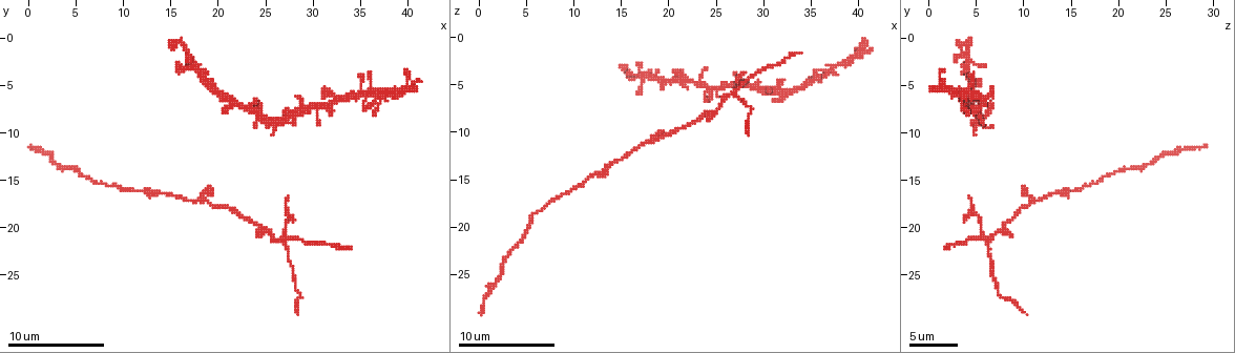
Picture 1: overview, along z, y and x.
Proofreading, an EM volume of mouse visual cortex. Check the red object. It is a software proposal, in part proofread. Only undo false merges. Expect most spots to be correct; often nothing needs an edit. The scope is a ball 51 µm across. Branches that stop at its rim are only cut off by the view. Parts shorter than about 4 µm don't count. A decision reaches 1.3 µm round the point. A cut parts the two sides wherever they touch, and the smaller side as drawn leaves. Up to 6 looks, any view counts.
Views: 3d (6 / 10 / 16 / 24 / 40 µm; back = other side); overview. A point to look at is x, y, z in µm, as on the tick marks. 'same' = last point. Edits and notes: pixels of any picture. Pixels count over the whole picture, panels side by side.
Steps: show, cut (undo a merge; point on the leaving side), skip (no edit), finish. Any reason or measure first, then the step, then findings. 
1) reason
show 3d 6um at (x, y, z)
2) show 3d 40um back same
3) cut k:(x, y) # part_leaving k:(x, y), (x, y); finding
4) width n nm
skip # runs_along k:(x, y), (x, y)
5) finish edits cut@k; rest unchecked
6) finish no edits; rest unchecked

four-way junction
show 3d 10um at (27.0, 20.8, 5.8)

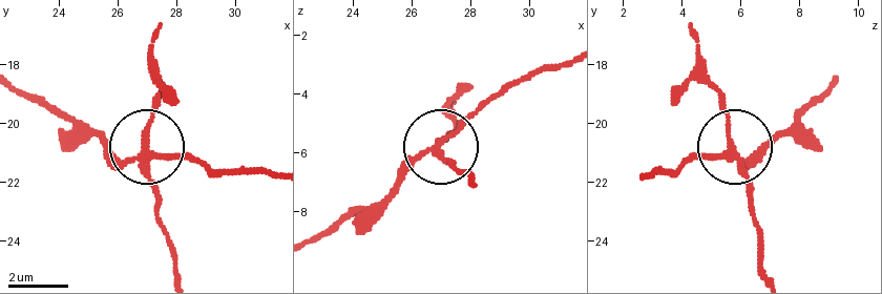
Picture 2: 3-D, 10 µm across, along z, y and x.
from behind
show 3d 10um back at (27.0, 20.8, 5.7)

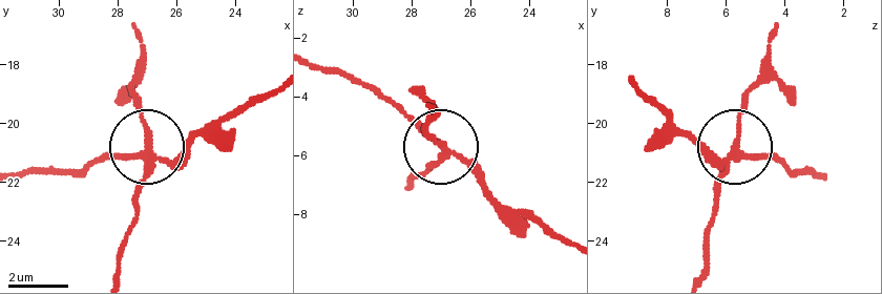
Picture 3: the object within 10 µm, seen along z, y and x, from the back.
cut 3:(137, 109) # part_leaving 3:(150, 154), (135, 190), (120, 273); a second neuron is stuck on

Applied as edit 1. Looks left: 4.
redraw
show overview

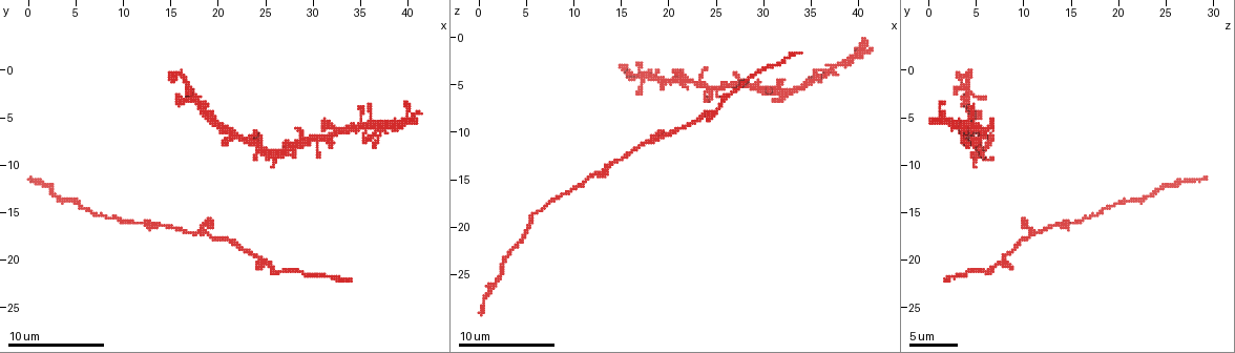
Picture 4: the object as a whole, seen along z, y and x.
side arm on a straight run
show 3d 10um at (18.2, 16.8, 10.8)

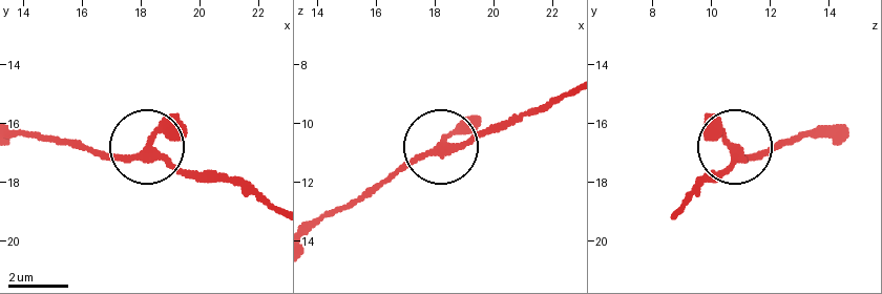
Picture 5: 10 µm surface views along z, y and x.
width 240 nm
skip # continuous, no second neuron

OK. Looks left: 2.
show 3d 10um at (12.0, 16.0, 14.6)

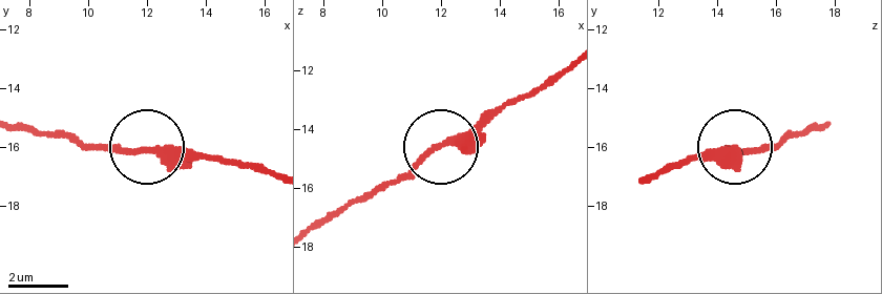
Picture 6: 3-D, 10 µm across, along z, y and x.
skip # runs_along 6:(569, 62), (383, 185); one neuron here

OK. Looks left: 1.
finish edits cut@3; rest unchecked

